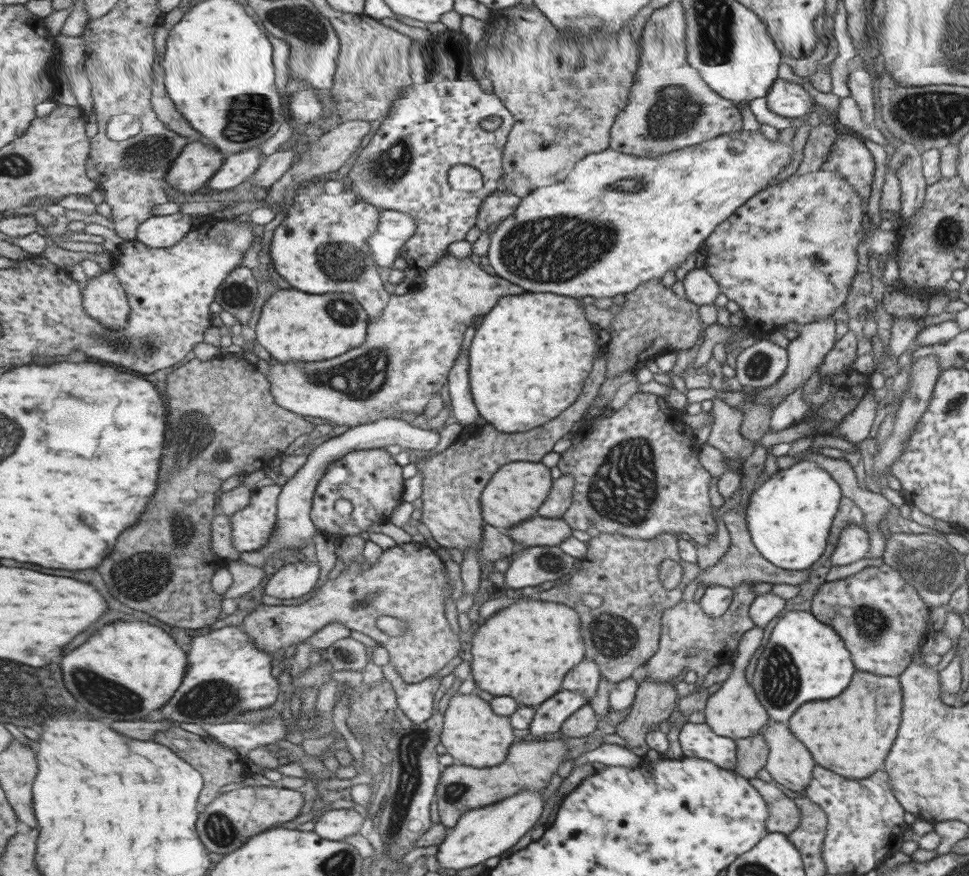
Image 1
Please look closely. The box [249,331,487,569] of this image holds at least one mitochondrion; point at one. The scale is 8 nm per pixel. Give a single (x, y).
(361, 378)

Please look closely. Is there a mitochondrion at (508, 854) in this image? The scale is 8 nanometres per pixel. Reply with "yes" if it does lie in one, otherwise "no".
no

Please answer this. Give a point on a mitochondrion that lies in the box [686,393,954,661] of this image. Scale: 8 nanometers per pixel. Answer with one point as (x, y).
(870, 623)

